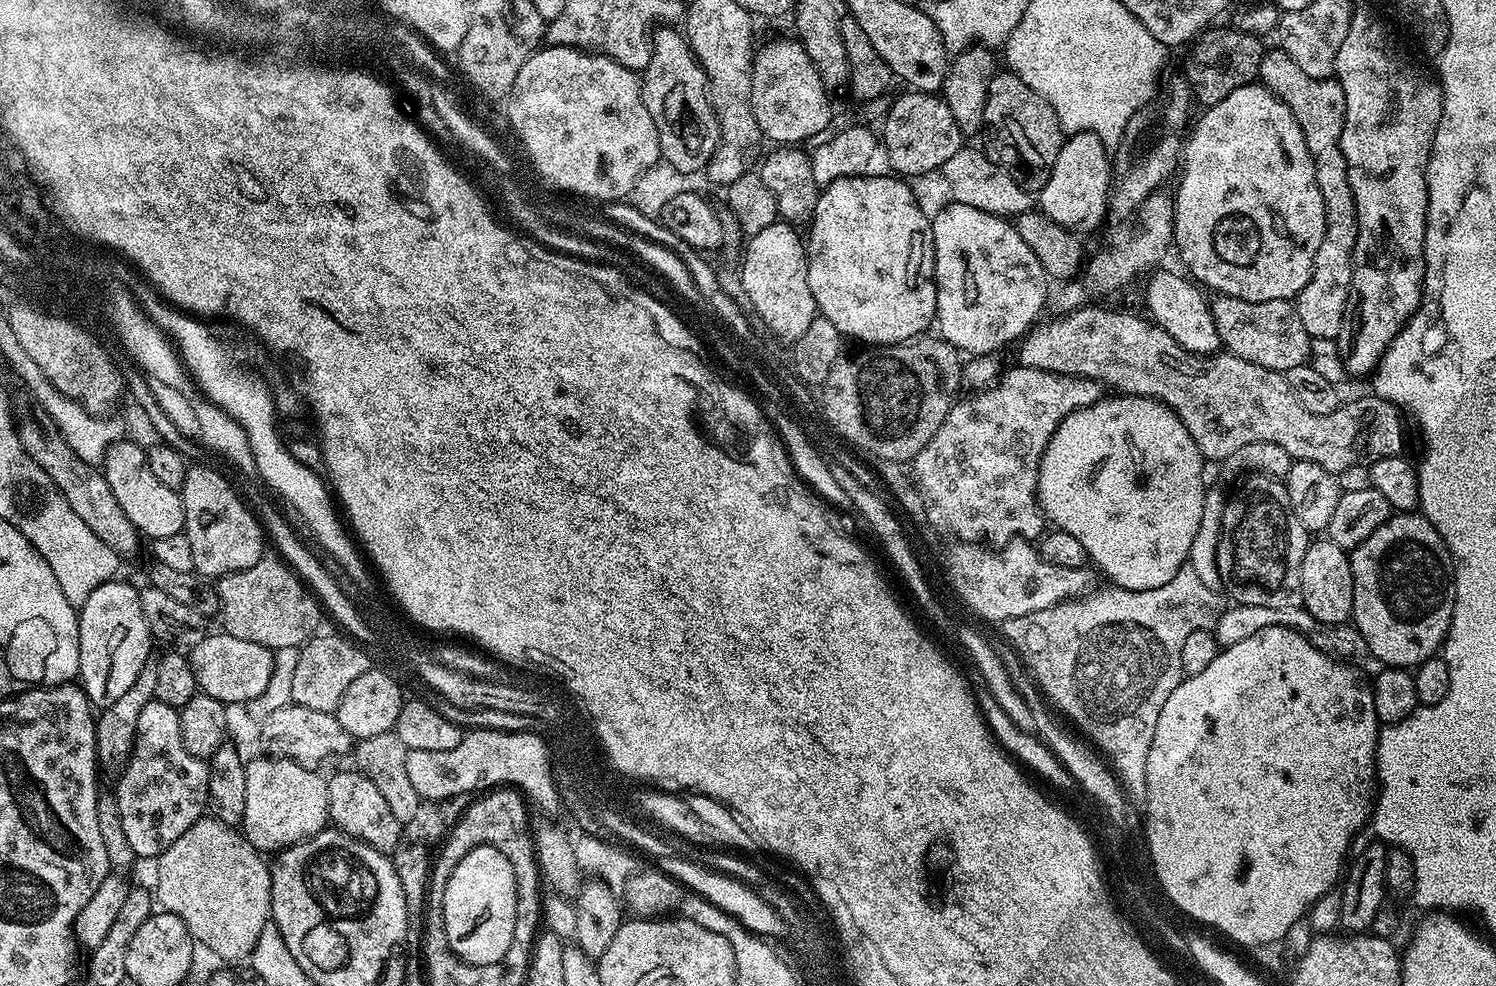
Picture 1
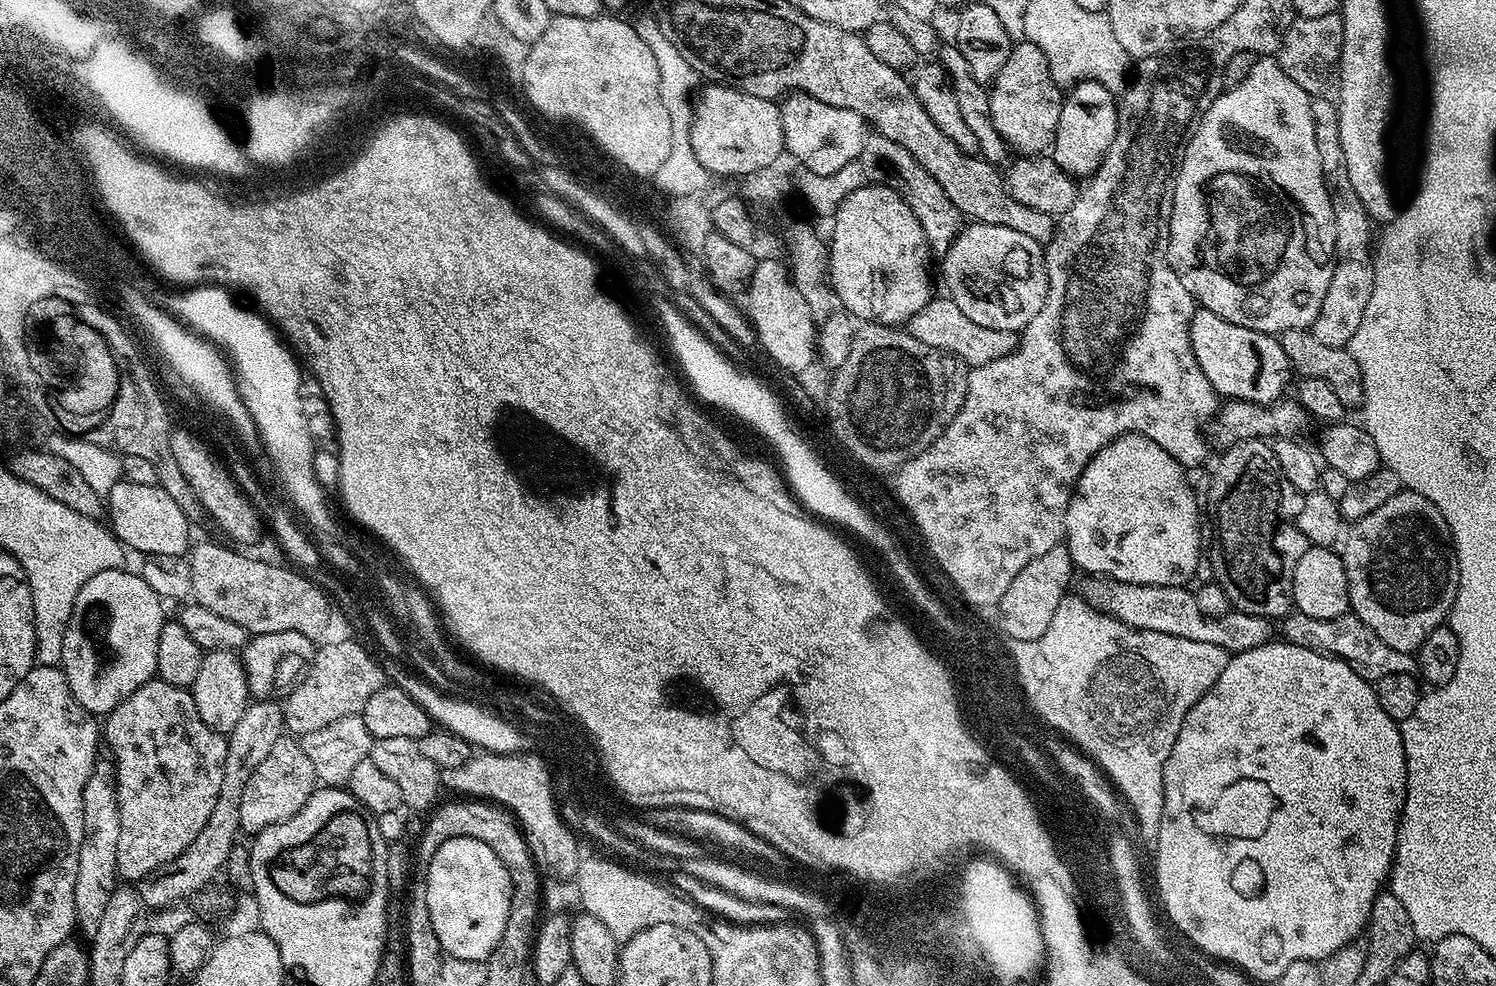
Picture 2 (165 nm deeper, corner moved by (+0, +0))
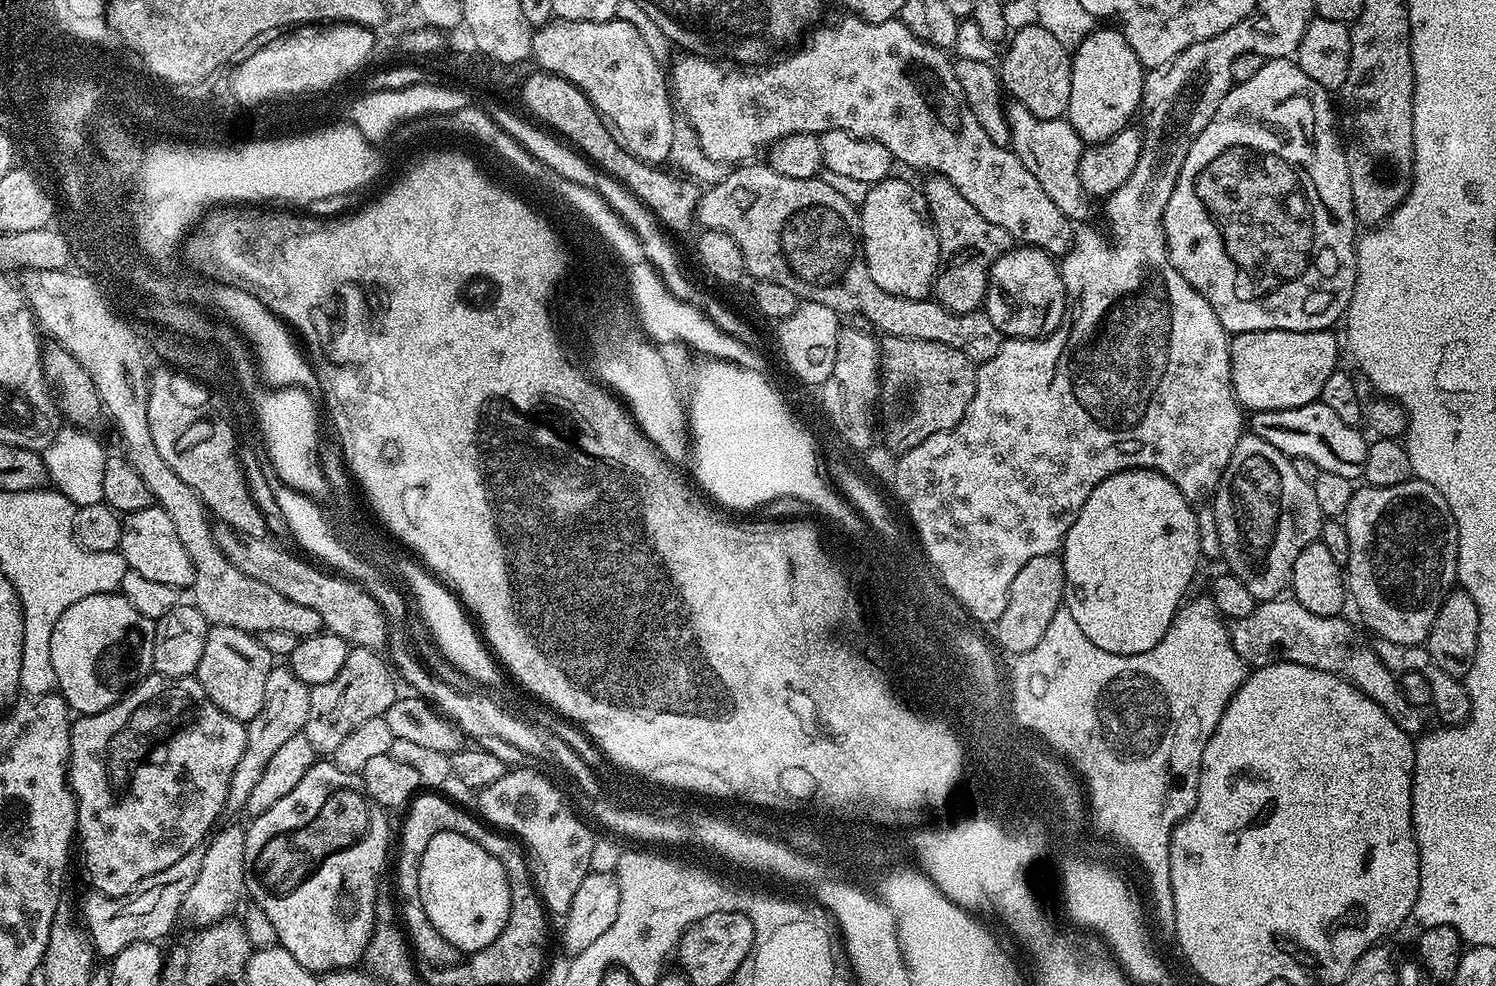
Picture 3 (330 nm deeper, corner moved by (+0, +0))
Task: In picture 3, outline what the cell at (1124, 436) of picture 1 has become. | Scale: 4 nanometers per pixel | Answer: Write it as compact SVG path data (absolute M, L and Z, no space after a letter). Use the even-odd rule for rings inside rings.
M1128 468L1125 472L1108 476L1092 491L1090 498L1086 498L1086 506L1082 506L1078 518L1070 526L1062 545L1064 561L1062 604L1063 607L1070 610L1070 614L1074 614L1074 622L1078 622L1082 634L1086 634L1086 638L1090 638L1090 642L1094 642L1094 646L1098 646L1110 654L1129 656L1152 650L1154 646L1158 646L1158 642L1162 642L1162 638L1170 630L1176 612L1189 595L1188 587L1191 586L1192 579L1196 576L1196 563L1200 560L1200 524L1196 521L1192 508L1193 505L1181 494L1178 486L1174 486L1174 482L1170 482L1170 478L1166 478L1160 472L1150 468Z

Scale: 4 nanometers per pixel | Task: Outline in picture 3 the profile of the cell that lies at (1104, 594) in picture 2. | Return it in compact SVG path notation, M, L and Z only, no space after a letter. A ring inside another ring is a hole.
M1277 598L1274 600L1265 600L1257 603L1256 609L1241 620L1233 620L1230 624L1230 635L1232 645L1236 653L1244 659L1245 665L1263 666L1266 664L1275 664L1277 660L1294 662L1302 666L1310 666L1314 670L1326 670L1332 672L1335 676L1342 676L1345 680L1362 689L1371 700L1378 702L1386 714L1390 714L1392 721L1401 728L1402 731L1409 734L1420 734L1425 731L1424 725L1425 713L1410 703L1406 694L1400 688L1400 682L1397 673L1390 671L1382 662L1382 658L1376 656L1375 647L1371 643L1367 644L1350 625L1340 616L1323 616L1322 614L1310 614L1306 606L1302 606L1295 598Z

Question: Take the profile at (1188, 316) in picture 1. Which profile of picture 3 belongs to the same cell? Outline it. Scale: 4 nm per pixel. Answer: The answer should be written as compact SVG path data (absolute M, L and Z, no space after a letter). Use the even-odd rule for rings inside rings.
M1258 330L1257 332L1238 332L1231 337L1230 340L1230 370L1232 371L1232 389L1236 395L1236 401L1240 404L1241 409L1251 410L1252 412L1265 412L1266 410L1290 410L1291 408L1297 408L1298 406L1306 406L1307 404L1317 403L1322 394L1322 386L1326 386L1326 378L1330 378L1330 374L1337 371L1338 365L1336 364L1340 360L1340 348L1342 352L1342 344L1336 341L1335 331L1325 330L1323 332L1295 332L1294 330Z

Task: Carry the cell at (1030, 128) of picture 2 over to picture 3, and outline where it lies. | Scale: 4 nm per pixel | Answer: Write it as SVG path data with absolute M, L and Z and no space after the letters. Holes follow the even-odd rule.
M1038 22L1015 29L1007 41L1004 61L998 64L998 79L1003 91L1012 95L1017 104L1026 106L1030 114L1043 120L1059 120L1070 106L1070 78L1072 77L1072 57L1069 49L1050 30Z

